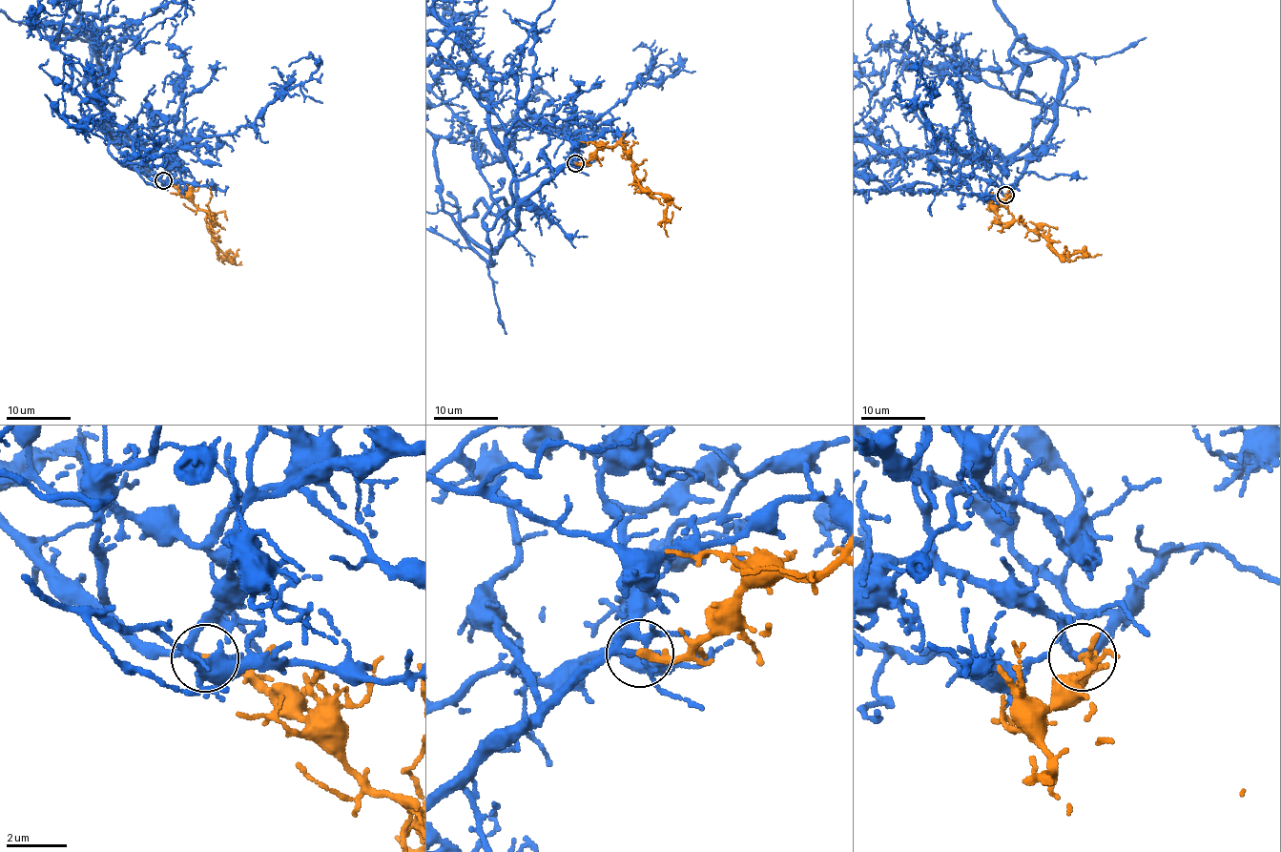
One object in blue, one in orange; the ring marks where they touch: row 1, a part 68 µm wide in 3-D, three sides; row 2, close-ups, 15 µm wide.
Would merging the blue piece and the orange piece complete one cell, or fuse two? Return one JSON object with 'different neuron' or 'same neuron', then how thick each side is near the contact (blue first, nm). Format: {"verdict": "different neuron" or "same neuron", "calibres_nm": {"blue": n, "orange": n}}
{"verdict": "same neuron", "calibres_nm": {"blue": 190, "orange": 240}}

